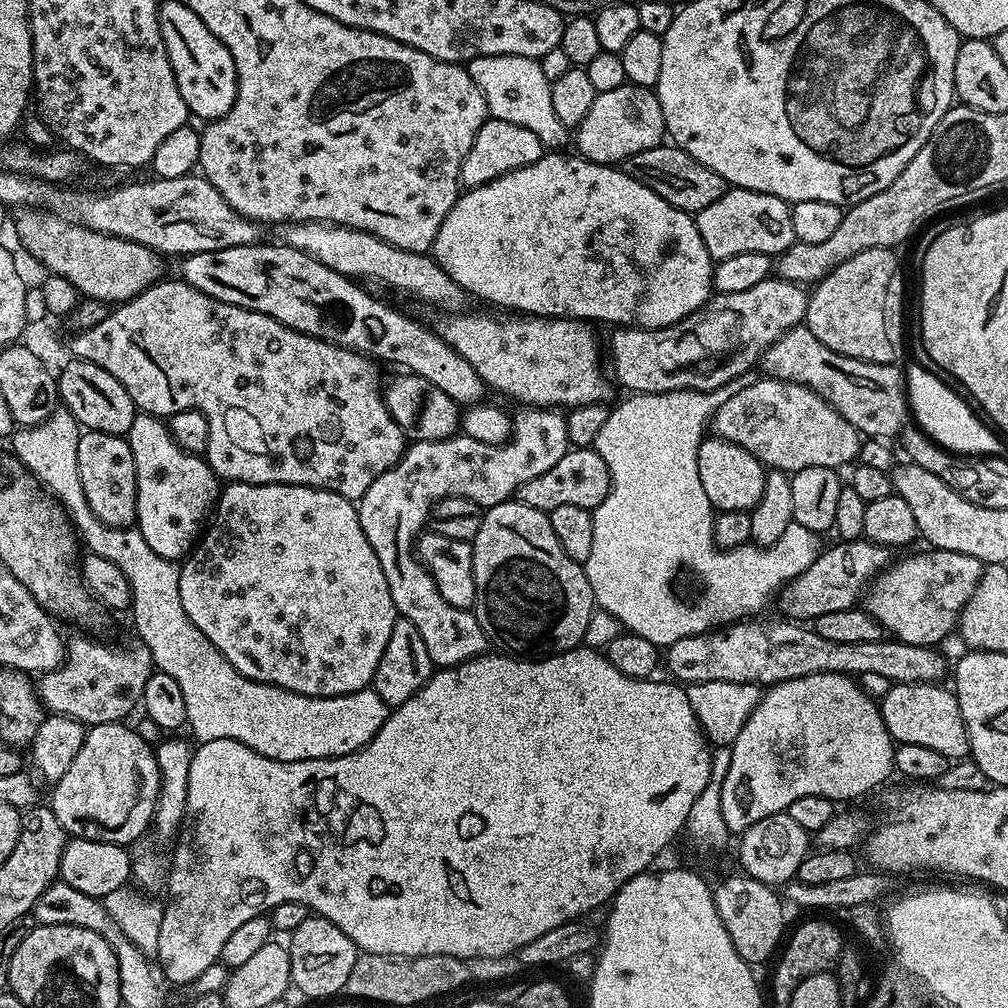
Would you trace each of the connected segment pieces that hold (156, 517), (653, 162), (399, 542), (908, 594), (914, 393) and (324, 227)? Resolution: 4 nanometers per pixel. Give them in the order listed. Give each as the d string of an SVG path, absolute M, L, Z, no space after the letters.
M137 414L126 439L134 454L134 470L138 482L135 527L139 528L142 538L146 538L154 554L167 560L183 561L198 543L198 537L220 495L221 481L203 455L182 450L182 446L174 442L167 423L159 416Z
M661 142L650 150L642 150L630 158L626 158L622 171L630 178L650 186L650 190L654 190L654 194L666 198L666 202L670 202L670 206L689 214L706 210L706 206L710 206L712 202L718 202L718 198L722 198L722 194L726 191L724 179L718 174L714 174L714 170L710 170L710 166L702 166L702 162L690 158L690 154L686 154L686 150L677 148L668 142Z
M524 406L519 409L520 416L528 420L517 427L511 437L504 444L487 444L478 442L474 438L457 434L445 440L418 440L409 443L400 460L393 468L387 468L362 494L358 501L356 513L362 522L362 534L366 534L366 542L374 546L374 554L378 554L378 566L382 566L382 574L386 574L386 582L390 586L390 598L394 598L397 613L403 619L414 622L418 634L422 634L422 642L426 642L426 650L430 654L433 665L437 669L452 668L475 656L483 656L489 651L488 635L482 630L475 611L467 608L455 608L438 594L438 586L427 568L420 563L417 552L418 537L425 531L428 515L432 513L432 506L437 500L447 496L461 496L470 498L480 508L493 508L513 499L519 493L523 484L530 482L530 478L538 478L538 474L546 474L550 466L558 463L570 450L568 435L566 434L565 413L555 408L534 408Z
M954 550L924 551L928 552L908 556L885 568L872 581L862 604L889 637L914 646L936 646L951 632L953 635L960 612L978 586L982 565L978 558L954 554Z
M910 364L904 368L909 411L917 427L923 429L936 444L950 449L951 452L989 458L1001 455L1003 439L975 412L957 389L952 390L940 380L942 378L937 373L934 374L920 364Z
M286 224L282 232L283 243L302 250L310 258L322 262L322 266L330 266L330 270L338 270L338 274L359 278L361 281L381 280L428 304L448 308L444 310L460 310L465 307L464 289L458 286L458 282L454 282L454 278L450 278L450 274L446 274L446 270L442 270L442 266L438 266L431 255L395 248L374 234L345 228L342 224Z

